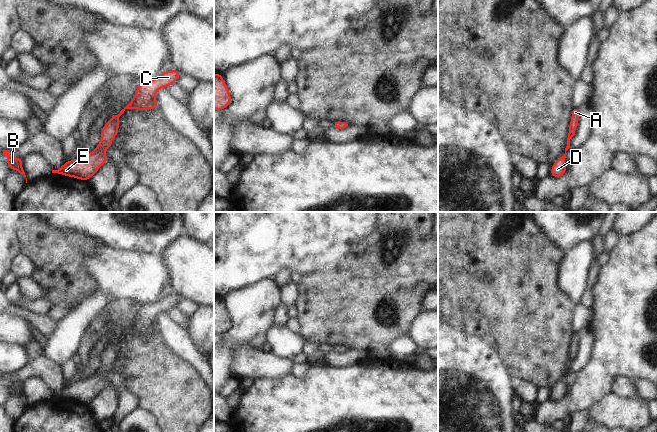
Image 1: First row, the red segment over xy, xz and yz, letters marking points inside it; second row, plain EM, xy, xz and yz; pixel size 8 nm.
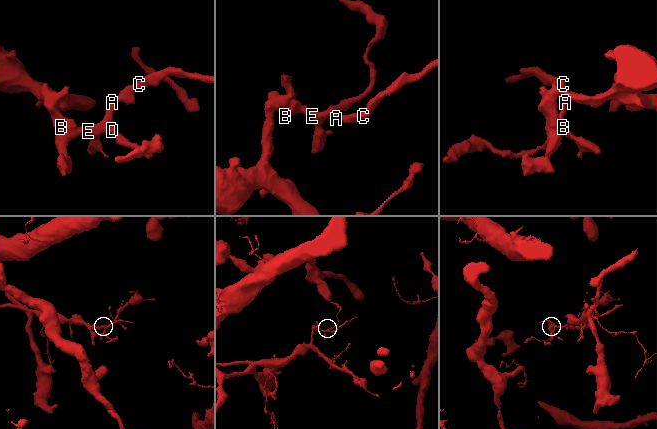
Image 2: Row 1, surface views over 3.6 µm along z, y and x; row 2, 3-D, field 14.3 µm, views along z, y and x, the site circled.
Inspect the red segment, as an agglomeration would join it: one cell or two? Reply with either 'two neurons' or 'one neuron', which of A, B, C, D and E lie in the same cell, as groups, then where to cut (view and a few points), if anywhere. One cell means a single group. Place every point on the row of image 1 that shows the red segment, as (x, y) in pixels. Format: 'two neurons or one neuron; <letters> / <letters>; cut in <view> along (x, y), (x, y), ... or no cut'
one neuron; A B C D E; no cut

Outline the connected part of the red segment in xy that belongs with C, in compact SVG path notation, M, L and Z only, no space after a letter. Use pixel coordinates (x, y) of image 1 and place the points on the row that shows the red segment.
M173 69L171 71L163 71L156 79L141 81L131 102L118 115L113 115L103 126L100 132L101 141L95 149L87 155L66 161L58 170L52 170L52 173L88 181L103 164L110 160L105 155L105 150L112 148L112 141L119 132L119 117L122 113L126 109L158 109L157 91L160 88L166 88L176 83L181 75L180 71Z

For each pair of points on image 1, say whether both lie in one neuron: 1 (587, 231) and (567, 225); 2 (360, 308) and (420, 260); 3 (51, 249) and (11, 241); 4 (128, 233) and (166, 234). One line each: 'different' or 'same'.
1: same
2: same
3: different
4: same

